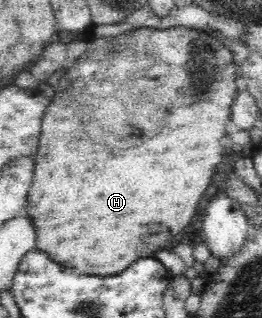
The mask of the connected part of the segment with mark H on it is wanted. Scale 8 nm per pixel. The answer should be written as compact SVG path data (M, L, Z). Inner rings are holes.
M185 26L171 29L137 28L119 35L94 38L88 42L87 49L69 67L58 81L54 98L46 107L40 140L35 158L35 179L27 199L27 218L31 219L37 233L36 249L47 253L53 263L73 267L83 275L95 275L103 278L116 277L136 263L139 259L156 258L157 252L171 247L171 241L179 238L191 223L197 211L199 199L209 185L209 179L223 159L213 159L211 155L223 155L223 145L219 137L225 137L225 123L230 119L230 107L237 91L235 86L237 67L233 59L233 48L230 44L221 43L214 32L187 28ZM151 235L151 247L139 247L139 237Z

